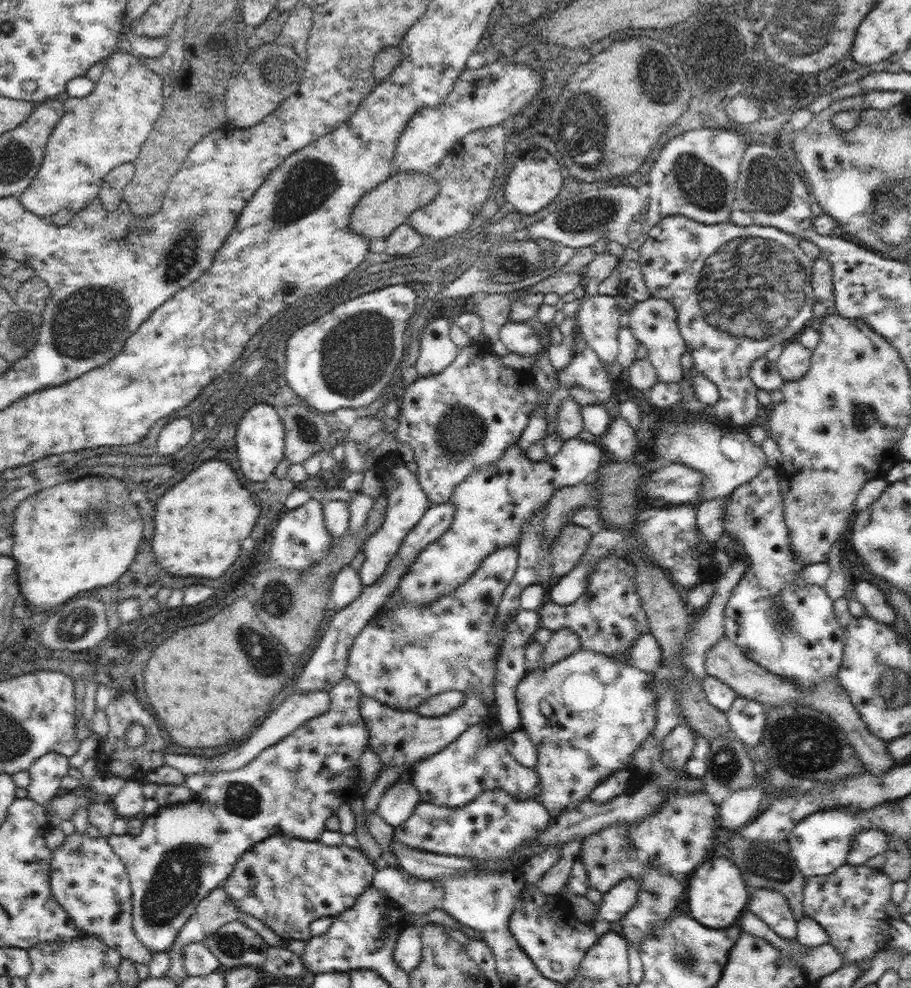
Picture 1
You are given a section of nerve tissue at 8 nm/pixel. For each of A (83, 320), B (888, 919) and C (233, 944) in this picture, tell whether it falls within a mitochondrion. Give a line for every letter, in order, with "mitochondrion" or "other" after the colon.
A: mitochondrion
B: other
C: mitochondrion

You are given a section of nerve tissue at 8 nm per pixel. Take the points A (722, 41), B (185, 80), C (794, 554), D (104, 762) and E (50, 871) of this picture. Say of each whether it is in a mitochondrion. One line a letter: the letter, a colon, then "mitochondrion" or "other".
A: mitochondrion
B: other
C: other
D: other
E: other

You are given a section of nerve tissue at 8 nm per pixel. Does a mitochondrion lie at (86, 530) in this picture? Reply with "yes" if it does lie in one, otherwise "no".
yes

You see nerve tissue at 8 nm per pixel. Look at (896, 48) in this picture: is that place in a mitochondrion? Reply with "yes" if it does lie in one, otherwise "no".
no

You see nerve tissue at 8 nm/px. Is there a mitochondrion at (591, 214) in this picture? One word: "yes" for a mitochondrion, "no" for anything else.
yes

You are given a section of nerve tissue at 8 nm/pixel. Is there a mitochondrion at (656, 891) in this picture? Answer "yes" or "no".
yes

